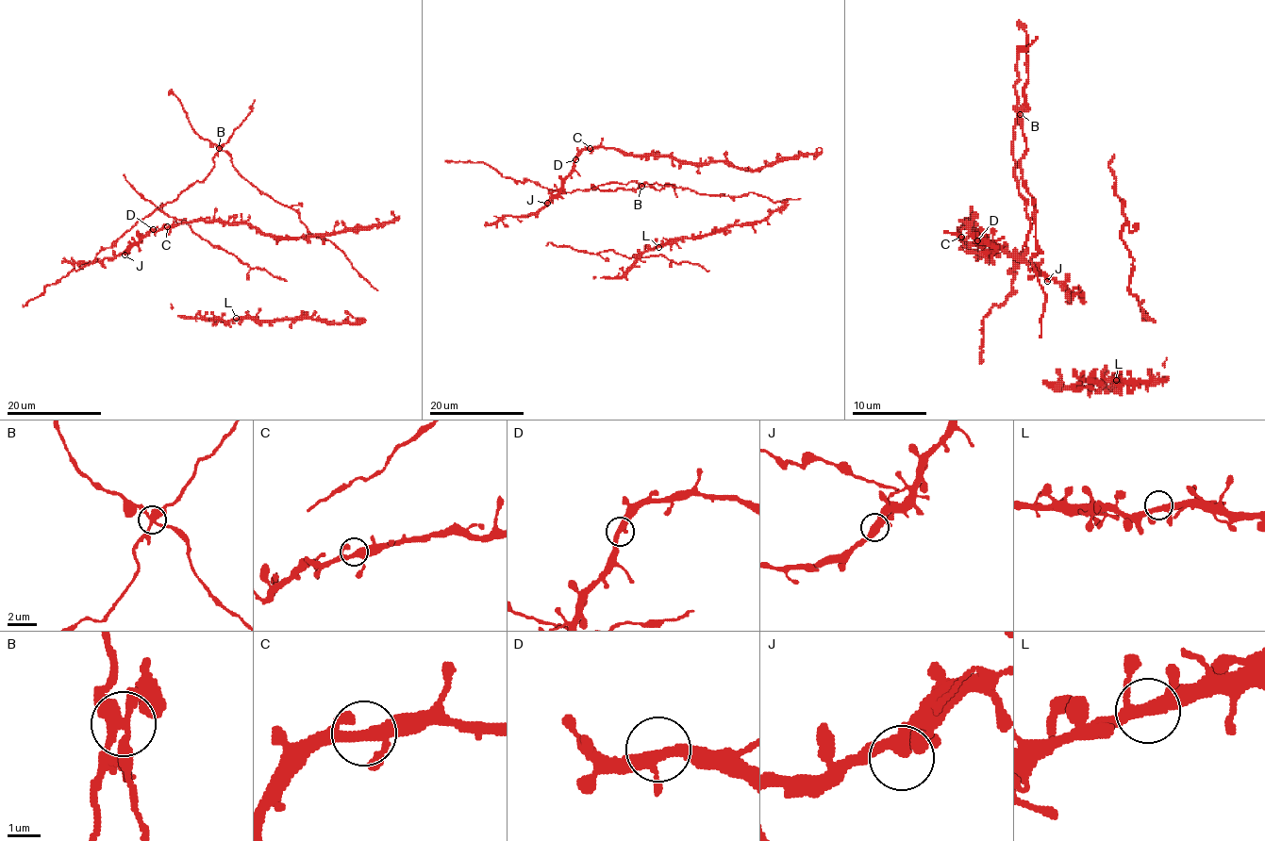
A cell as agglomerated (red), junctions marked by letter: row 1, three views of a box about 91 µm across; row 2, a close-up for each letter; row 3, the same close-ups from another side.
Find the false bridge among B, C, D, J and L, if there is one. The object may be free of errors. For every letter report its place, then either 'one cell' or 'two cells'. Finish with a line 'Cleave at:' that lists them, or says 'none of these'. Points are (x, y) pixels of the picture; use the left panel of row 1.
B: place (219, 148); two cells
C: place (167, 226); one cell
D: place (153, 229); one cell
J: place (124, 255); one cell
L: place (236, 318); one cell
Cleave at: B

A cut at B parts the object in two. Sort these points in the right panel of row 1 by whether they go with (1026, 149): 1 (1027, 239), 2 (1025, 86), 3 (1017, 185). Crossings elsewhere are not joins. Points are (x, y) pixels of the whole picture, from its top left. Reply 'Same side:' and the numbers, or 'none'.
Same side: 2

